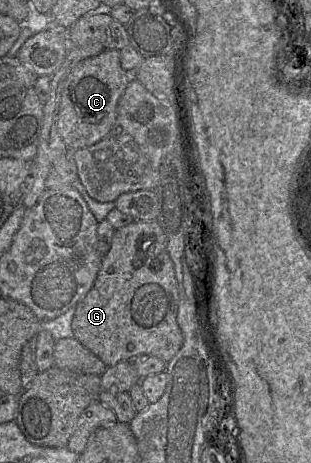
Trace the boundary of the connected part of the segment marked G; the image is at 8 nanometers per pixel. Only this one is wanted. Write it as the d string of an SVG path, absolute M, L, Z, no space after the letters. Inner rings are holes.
M156 220L133 221L115 230L111 246L102 256L93 286L75 306L71 322L73 338L96 355L106 367L114 366L120 361L133 360L138 355L155 356L168 362L183 344L176 318L178 306L178 283L162 228ZM143 237L146 237L147 243L140 246Z

